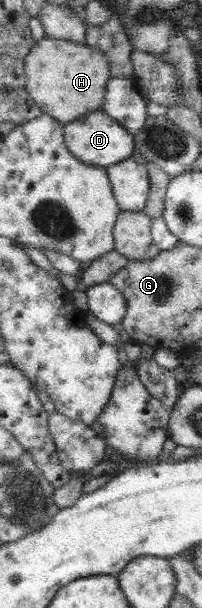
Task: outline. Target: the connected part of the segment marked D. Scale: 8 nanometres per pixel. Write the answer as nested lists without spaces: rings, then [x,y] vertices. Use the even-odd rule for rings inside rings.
[[[102,110],[79,117],[76,121],[65,125],[64,130],[69,151],[85,163],[106,168],[135,157],[136,137]]]

